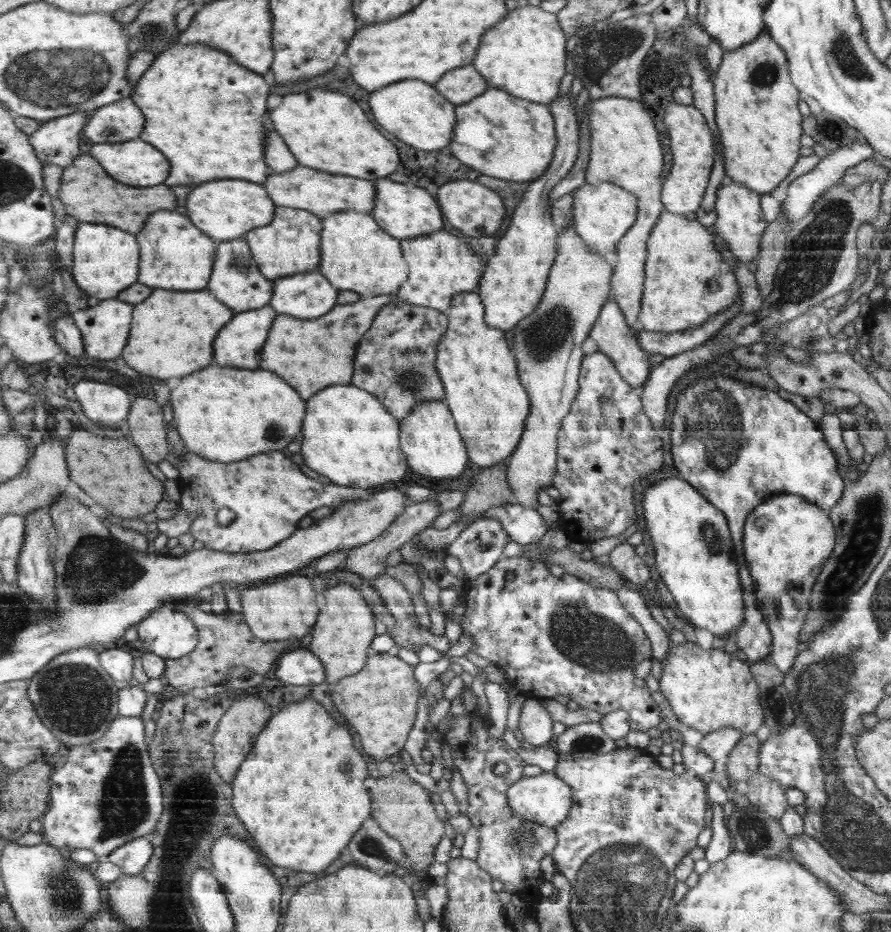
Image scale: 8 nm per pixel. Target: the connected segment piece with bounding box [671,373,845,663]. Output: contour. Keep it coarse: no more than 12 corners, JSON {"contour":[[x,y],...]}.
{"contour":[[720,373],[676,399],[679,477],[732,520],[750,662],[773,636],[744,560],[746,519],[796,494],[843,498],[823,431]]}

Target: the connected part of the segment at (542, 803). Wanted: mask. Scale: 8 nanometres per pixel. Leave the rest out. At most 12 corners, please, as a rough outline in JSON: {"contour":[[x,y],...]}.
{"contour":[[552,771],[524,777],[508,805],[525,822],[554,828],[574,804]]}

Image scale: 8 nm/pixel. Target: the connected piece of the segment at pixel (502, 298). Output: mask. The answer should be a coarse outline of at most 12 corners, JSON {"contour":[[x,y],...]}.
{"contour":[[568,93],[551,101],[552,168],[530,182],[479,281],[492,328],[539,306],[559,254],[549,196],[575,166]]}

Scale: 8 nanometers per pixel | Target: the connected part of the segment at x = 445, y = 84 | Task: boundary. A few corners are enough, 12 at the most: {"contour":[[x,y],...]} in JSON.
{"contour":[[474,66],[448,72],[436,88],[452,104],[488,89]]}

